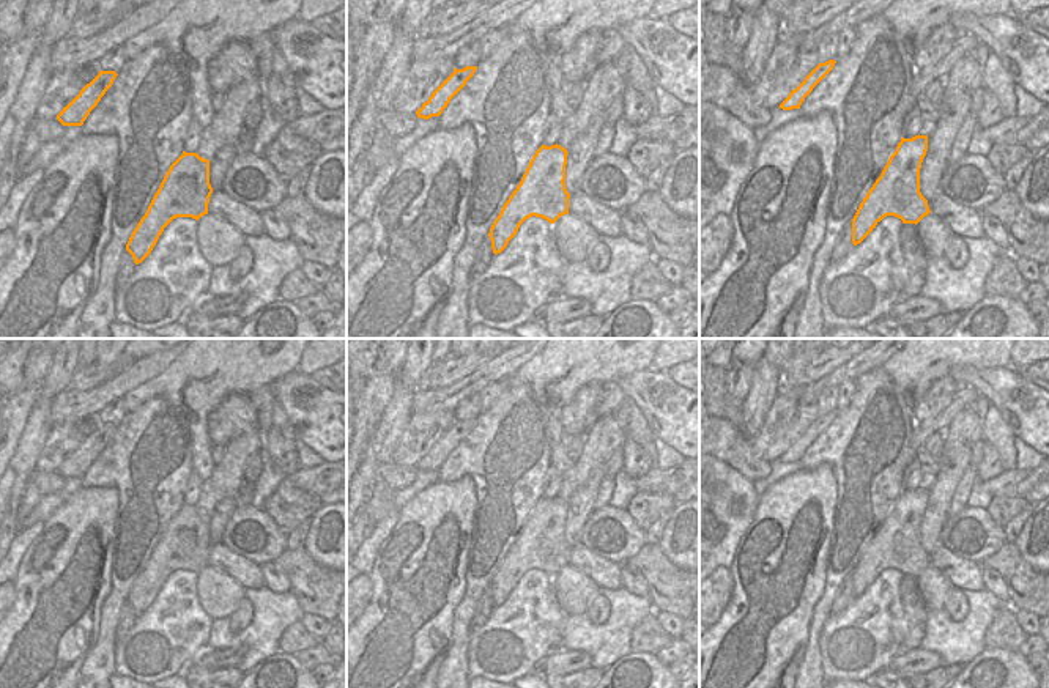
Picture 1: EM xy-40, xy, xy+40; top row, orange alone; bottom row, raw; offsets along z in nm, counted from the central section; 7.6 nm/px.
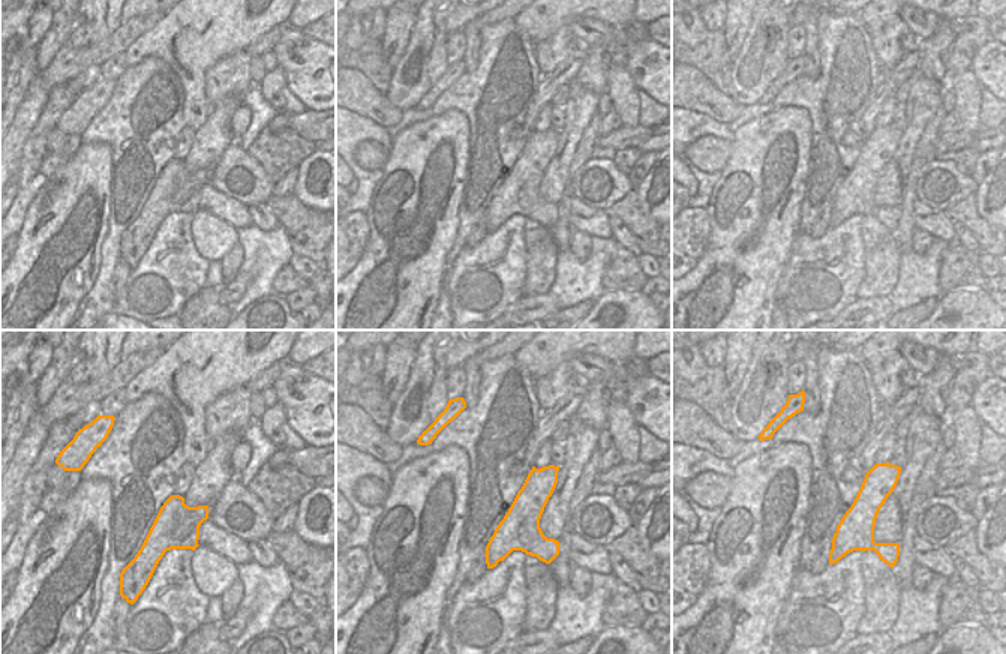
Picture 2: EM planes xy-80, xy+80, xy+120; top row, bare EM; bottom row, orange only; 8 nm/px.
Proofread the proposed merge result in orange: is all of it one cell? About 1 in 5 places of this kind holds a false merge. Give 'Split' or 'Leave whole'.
Split.

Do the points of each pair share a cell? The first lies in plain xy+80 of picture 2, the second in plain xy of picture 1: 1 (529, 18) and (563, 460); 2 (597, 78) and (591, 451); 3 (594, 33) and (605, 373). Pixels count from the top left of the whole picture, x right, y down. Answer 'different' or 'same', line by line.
1: same
2: same
3: different

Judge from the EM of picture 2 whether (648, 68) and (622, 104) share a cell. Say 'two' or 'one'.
two

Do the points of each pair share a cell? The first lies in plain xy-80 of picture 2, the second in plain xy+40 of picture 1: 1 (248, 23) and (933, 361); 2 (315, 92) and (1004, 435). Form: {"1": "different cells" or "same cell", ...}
{"1": "same cell", "2": "different cells"}

